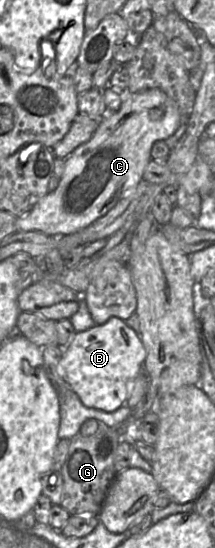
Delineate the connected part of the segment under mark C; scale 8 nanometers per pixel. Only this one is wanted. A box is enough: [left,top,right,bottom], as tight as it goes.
[17,88,181,236]

